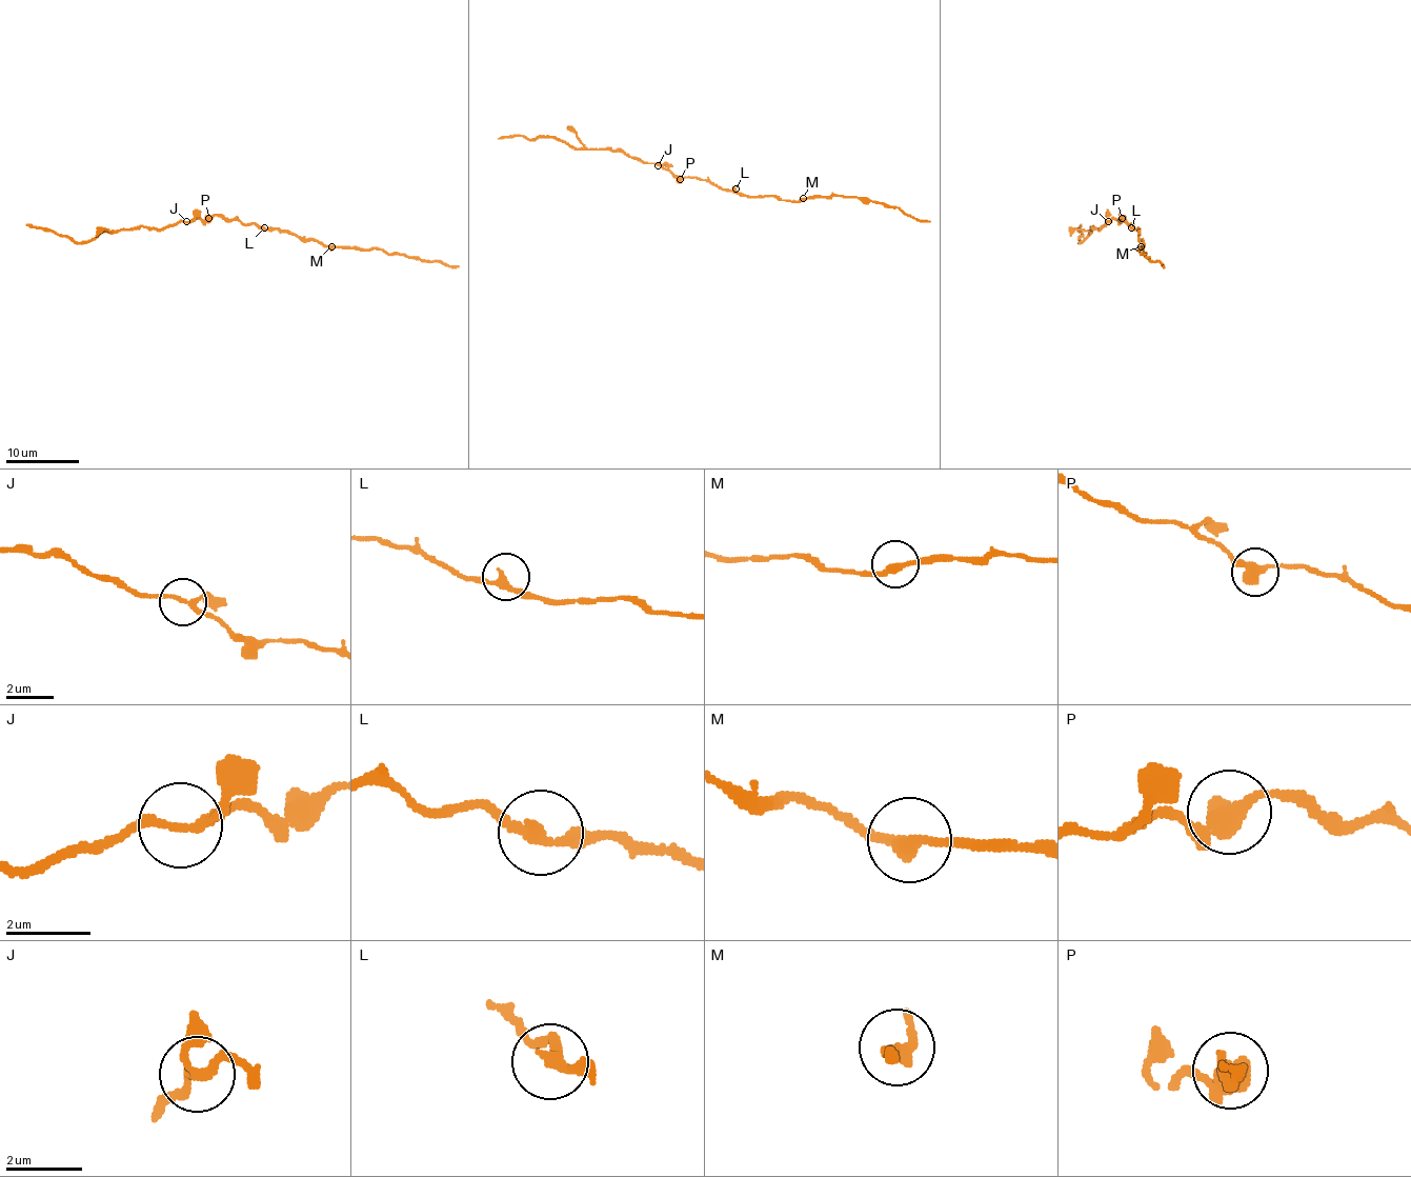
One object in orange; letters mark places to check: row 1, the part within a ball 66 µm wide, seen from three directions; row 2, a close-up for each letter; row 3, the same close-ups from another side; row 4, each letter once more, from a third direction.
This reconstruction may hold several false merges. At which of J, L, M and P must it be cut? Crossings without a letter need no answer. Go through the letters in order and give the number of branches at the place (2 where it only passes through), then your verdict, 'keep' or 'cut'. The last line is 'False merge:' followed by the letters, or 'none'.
J: 3 | keep
L: 2 | keep
M: 2 | keep
P: 3 | keep
False merge: none

